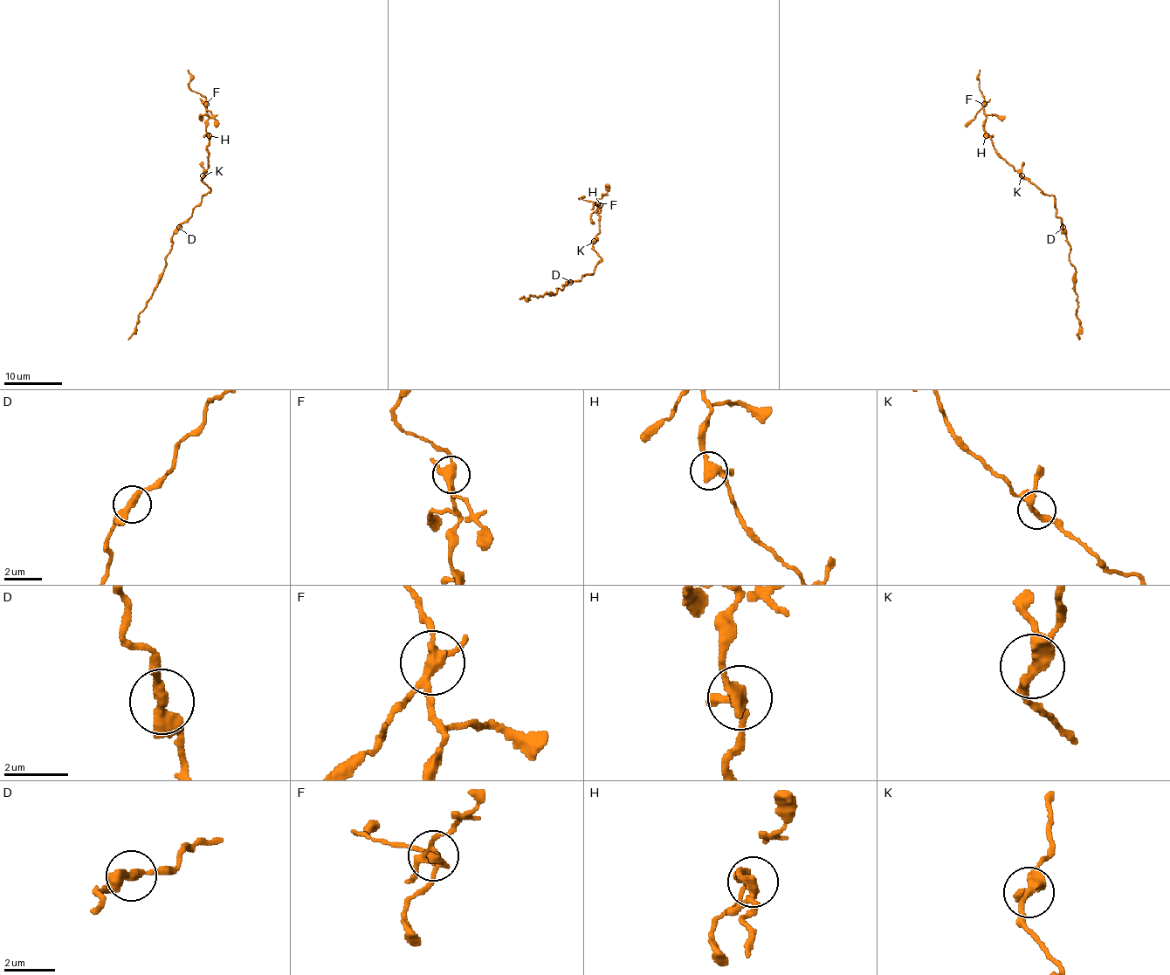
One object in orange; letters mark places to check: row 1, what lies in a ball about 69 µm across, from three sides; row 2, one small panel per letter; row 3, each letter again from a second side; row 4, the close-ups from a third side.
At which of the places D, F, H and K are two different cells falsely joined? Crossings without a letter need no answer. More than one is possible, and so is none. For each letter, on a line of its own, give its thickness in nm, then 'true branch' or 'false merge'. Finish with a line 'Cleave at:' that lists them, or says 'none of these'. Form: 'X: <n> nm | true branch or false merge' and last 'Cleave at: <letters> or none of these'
D: 360 nm | true branch
F: 320 nm | false merge
H: 300 nm | true branch
K: 280 nm | true branch
Cleave at: F

